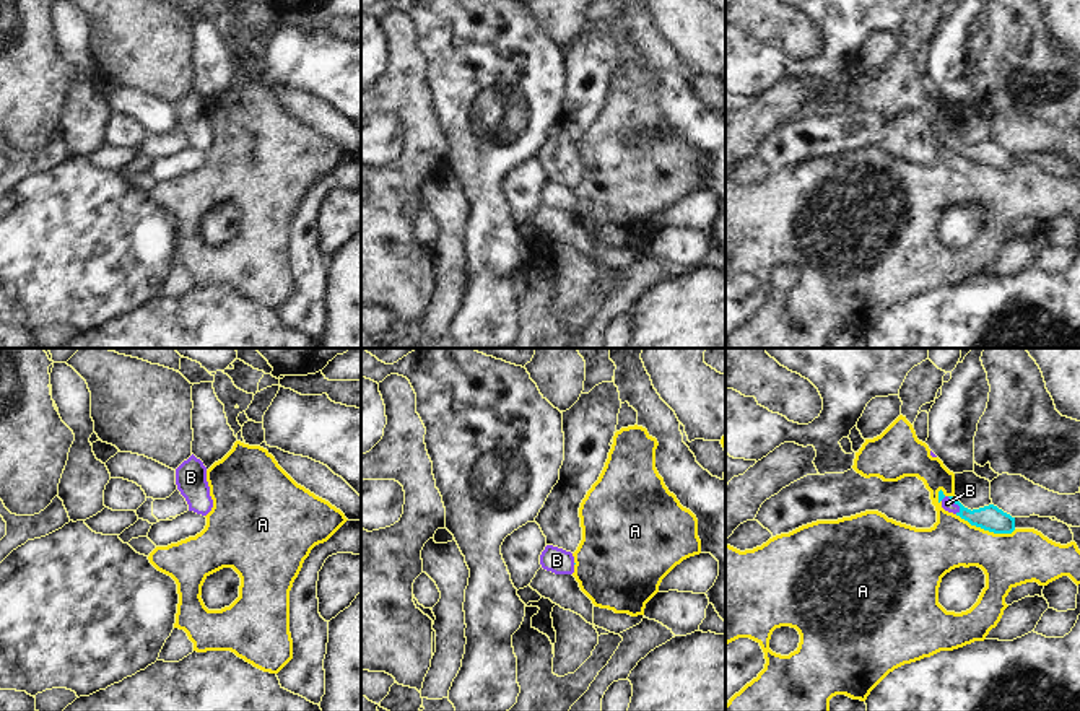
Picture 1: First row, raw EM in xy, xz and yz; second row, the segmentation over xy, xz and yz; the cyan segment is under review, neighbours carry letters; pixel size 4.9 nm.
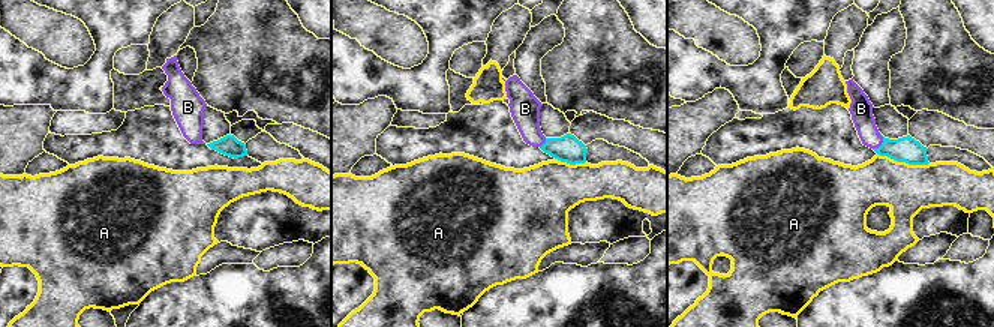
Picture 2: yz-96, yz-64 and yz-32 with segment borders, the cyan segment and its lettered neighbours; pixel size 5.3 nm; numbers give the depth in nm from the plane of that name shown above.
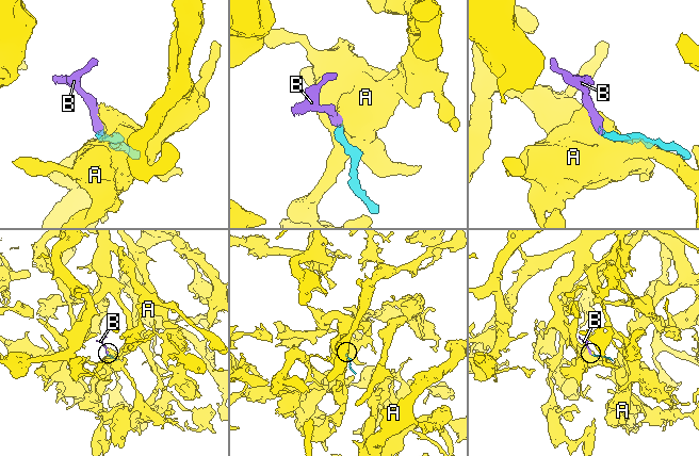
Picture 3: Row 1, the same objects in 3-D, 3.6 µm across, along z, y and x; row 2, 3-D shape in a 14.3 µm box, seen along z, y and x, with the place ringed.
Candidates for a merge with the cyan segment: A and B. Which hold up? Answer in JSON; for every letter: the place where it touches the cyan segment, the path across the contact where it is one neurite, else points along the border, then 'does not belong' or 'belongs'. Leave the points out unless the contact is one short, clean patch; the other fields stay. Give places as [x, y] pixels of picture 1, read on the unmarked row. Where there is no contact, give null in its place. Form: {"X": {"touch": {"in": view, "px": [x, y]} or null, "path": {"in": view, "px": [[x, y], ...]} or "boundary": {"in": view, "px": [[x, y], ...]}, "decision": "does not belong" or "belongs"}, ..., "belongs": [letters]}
{"A": {"touch": {"in": "yz", "px": [986, 165]}, "decision": "does not belong"}, "B": {"touch": {"in": "yz", "px": [952, 135]}, "path": {"in": "yz", "px": [[989, 153], [973, 153], [952, 135], [947, 139]]}, "decision": "belongs"}, "belongs": ["B"]}

